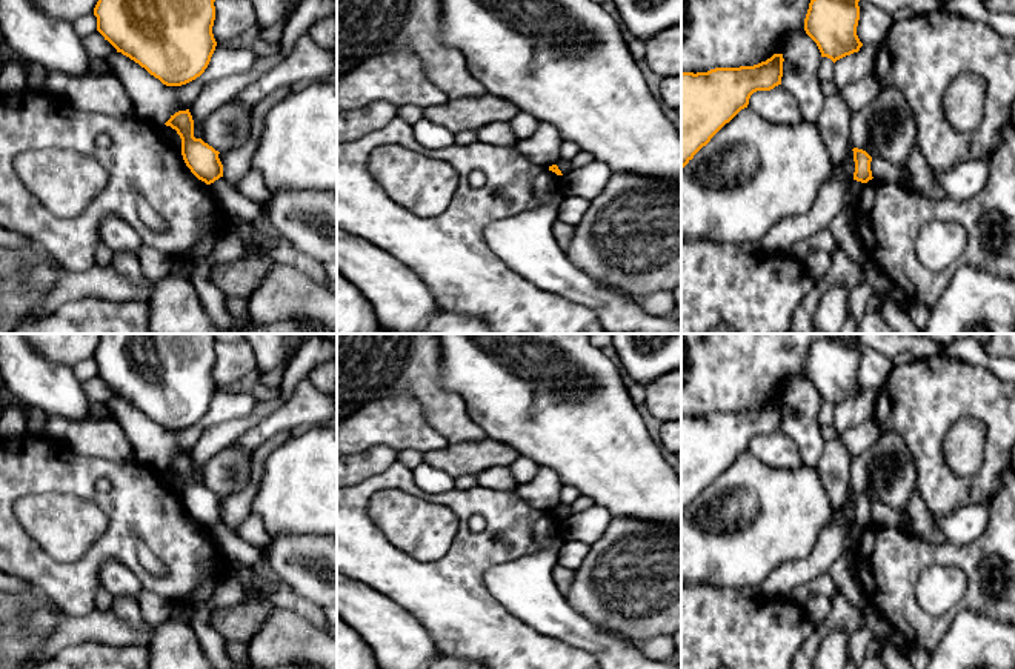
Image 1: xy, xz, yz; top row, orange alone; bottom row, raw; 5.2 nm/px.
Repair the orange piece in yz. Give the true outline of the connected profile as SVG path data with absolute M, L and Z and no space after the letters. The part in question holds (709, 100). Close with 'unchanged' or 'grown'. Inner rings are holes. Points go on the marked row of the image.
M783 54L754 66L681 72L681 171L757 91L781 85Z; unchanged

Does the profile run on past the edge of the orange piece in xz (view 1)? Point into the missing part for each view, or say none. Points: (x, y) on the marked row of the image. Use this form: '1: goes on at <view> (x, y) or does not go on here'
1: does not go on here

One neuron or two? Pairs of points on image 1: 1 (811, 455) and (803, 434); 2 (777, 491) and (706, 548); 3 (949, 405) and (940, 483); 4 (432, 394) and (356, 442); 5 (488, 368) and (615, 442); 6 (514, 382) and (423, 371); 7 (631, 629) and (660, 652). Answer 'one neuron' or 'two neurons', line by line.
1: one neuron
2: one neuron
3: one neuron
4: two neurons
5: one neuron
6: two neurons
7: two neurons

